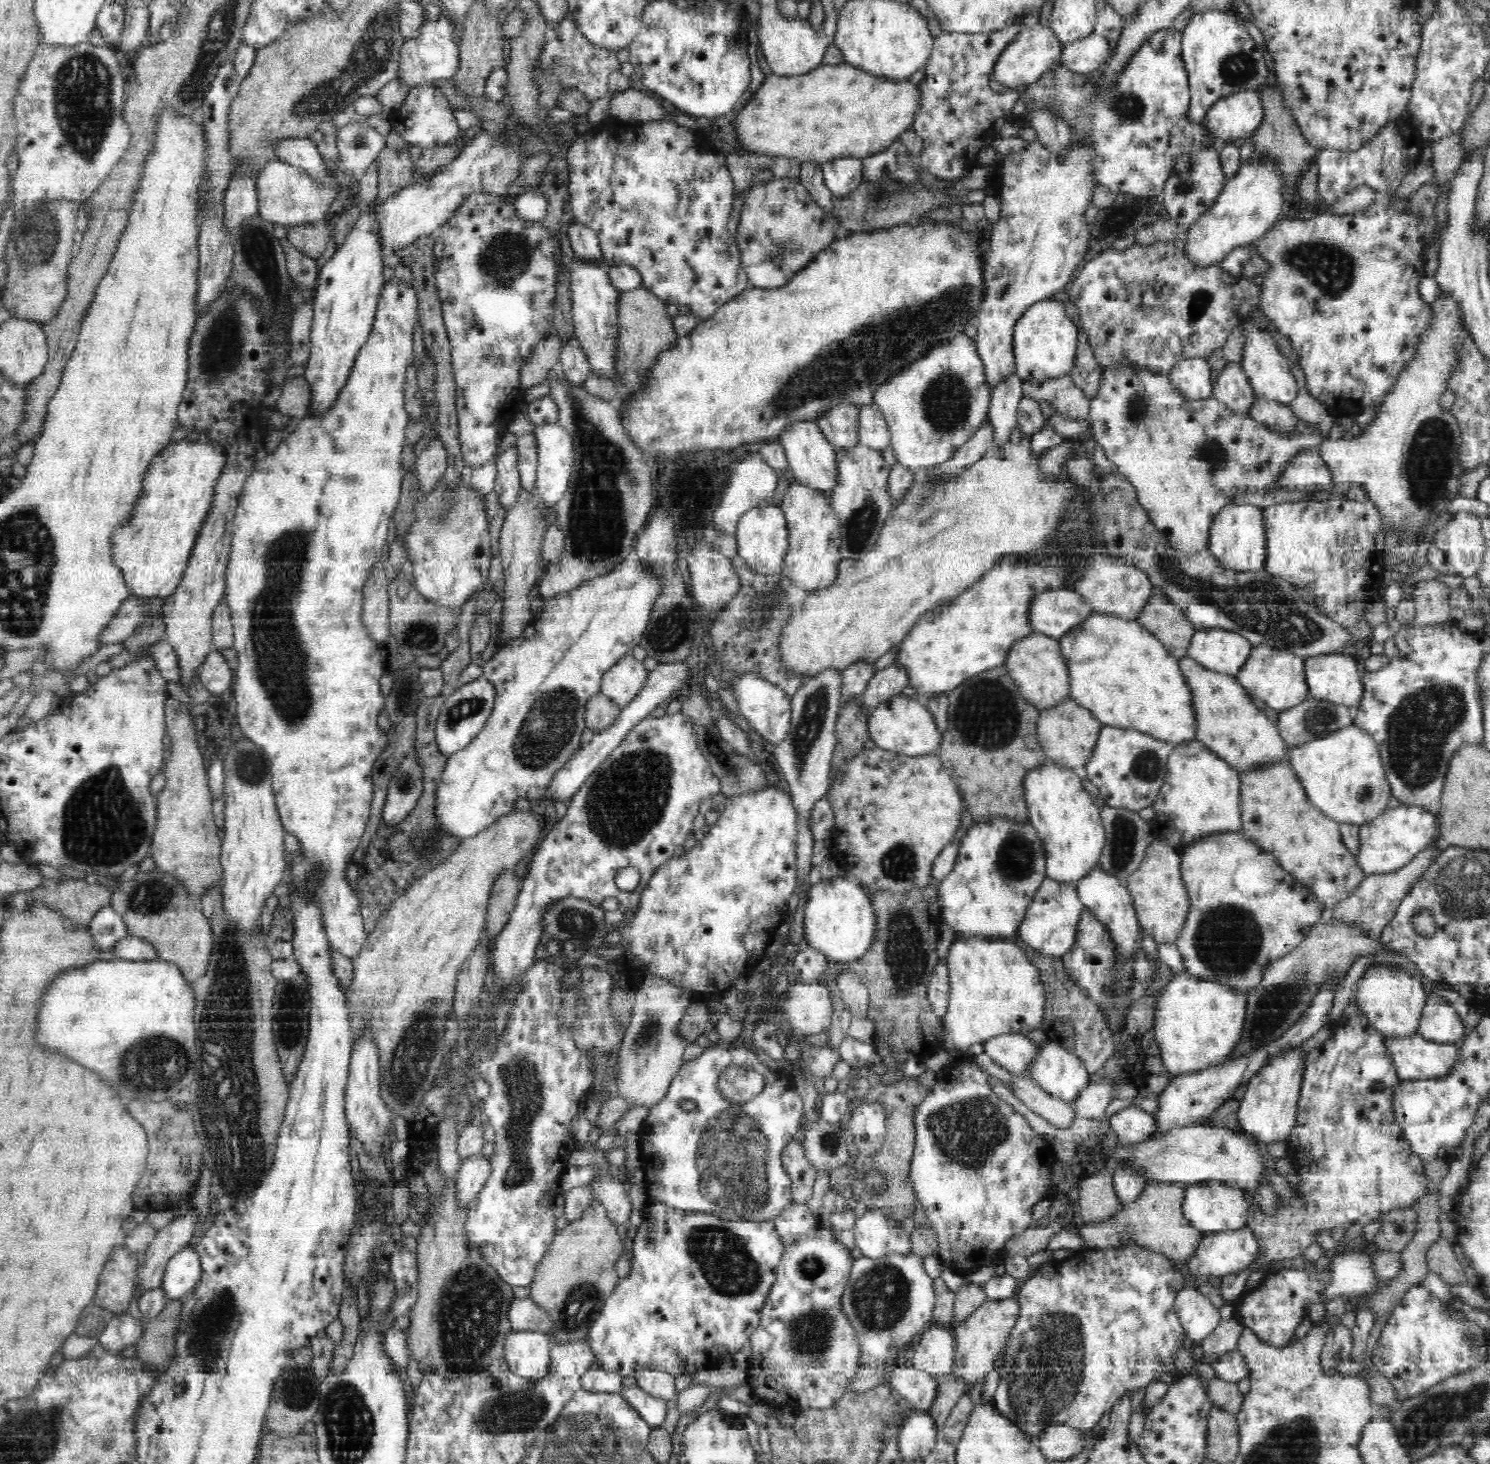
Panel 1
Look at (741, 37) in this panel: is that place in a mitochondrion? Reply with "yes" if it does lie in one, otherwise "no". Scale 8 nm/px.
no

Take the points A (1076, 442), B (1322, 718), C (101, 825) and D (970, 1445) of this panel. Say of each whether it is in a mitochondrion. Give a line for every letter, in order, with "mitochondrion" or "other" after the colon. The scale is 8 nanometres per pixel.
A: other
B: mitochondrion
C: mitochondrion
D: other

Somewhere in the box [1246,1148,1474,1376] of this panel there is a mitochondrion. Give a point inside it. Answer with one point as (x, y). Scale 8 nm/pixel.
(1397, 1228)

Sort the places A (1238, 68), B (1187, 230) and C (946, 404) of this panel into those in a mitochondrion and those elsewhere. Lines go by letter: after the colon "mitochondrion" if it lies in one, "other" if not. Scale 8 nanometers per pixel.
A: mitochondrion
B: other
C: mitochondrion

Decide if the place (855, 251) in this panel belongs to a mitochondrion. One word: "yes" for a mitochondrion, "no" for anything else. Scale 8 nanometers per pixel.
no

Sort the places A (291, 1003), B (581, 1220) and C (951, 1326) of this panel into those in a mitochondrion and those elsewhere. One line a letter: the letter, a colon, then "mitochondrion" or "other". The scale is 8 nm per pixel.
A: mitochondrion
B: other
C: other

